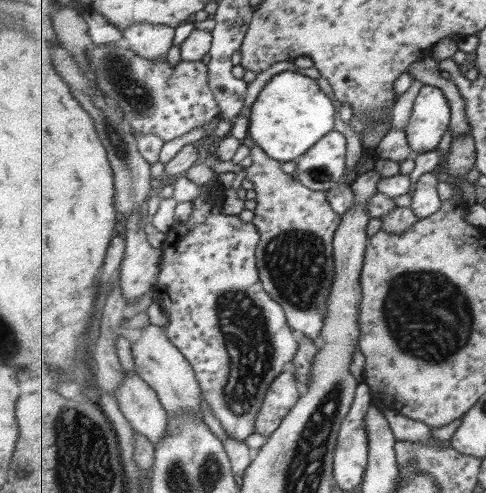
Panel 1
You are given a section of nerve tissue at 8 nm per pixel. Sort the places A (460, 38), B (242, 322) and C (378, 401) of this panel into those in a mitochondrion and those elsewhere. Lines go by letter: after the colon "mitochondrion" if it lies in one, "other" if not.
A: other
B: mitochondrion
C: other

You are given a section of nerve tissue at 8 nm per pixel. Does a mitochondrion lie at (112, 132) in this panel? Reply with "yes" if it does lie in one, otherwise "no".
yes

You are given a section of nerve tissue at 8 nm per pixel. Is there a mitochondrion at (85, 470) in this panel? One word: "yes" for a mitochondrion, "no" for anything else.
yes

